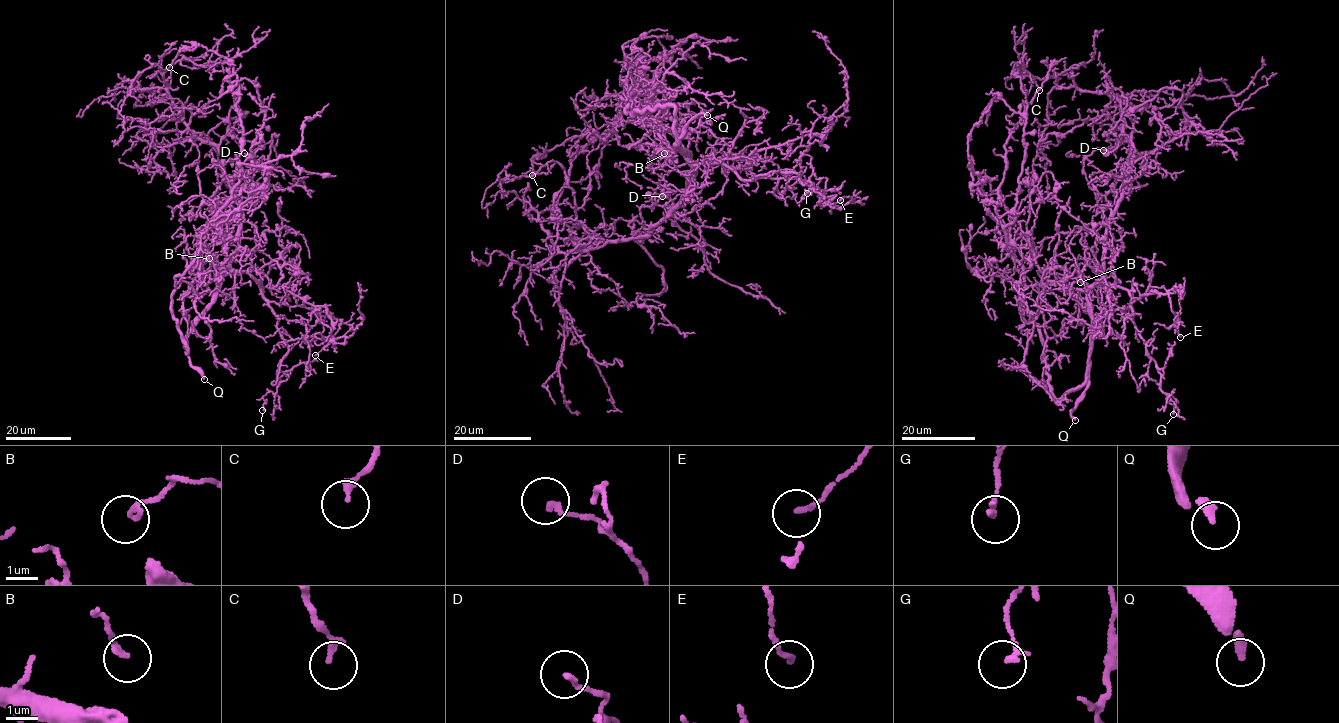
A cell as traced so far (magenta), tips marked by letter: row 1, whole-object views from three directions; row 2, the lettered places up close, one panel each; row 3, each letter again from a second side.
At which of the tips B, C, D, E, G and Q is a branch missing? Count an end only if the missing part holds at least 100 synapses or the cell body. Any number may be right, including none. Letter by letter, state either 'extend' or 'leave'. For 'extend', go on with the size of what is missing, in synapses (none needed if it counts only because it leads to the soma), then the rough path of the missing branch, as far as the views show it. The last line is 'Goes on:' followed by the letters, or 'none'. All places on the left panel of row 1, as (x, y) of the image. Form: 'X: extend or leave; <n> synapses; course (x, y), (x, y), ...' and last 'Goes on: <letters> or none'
B: leave
C: leave
D: leave
E: leave
G: leave
Q: extend; course (204, 379), (204, 384), (189, 409)
Goes on: Q

